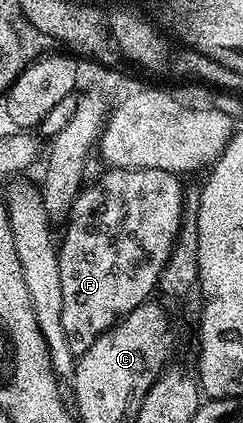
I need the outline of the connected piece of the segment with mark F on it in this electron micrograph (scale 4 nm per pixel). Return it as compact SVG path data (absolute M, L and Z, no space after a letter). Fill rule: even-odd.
M109 167L108 172L104 172L92 185L81 187L80 193L76 196L76 201L72 207L72 211L66 221L68 229L64 232L64 245L59 245L60 254L60 277L62 278L62 326L66 330L66 342L70 342L70 350L73 356L79 357L86 350L90 350L90 346L94 346L94 342L106 330L110 330L118 320L121 320L126 314L130 314L130 310L134 310L138 306L149 303L151 292L157 291L160 275L166 266L166 262L172 253L174 242L180 233L180 221L184 214L184 194L186 184L183 184L181 177L174 172L166 170L158 170L157 168L113 168Z

